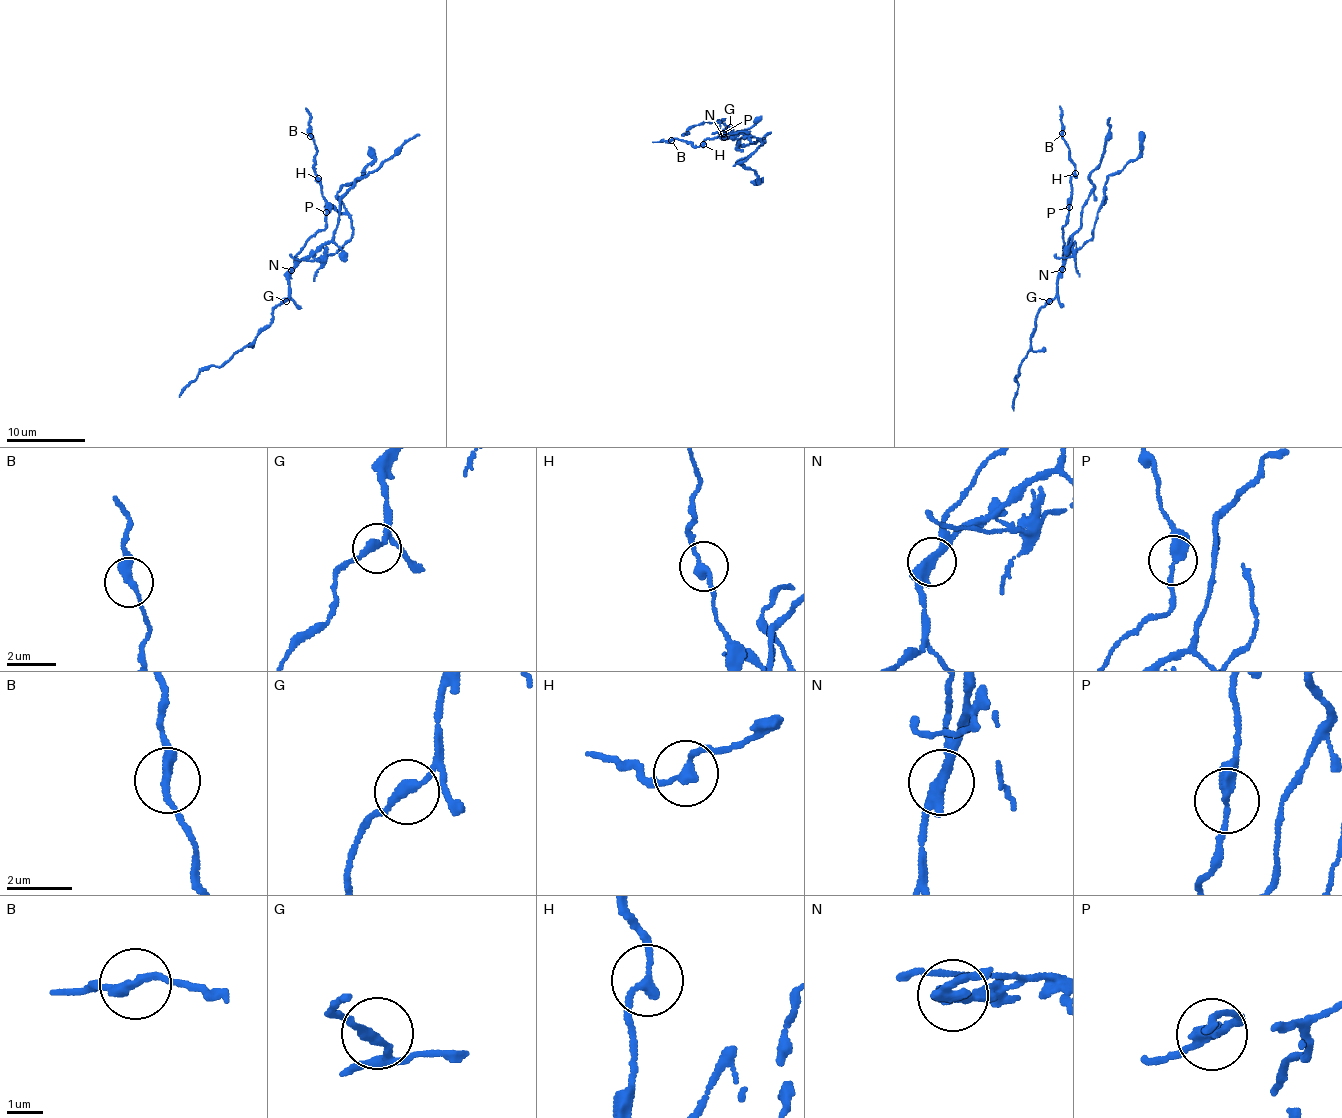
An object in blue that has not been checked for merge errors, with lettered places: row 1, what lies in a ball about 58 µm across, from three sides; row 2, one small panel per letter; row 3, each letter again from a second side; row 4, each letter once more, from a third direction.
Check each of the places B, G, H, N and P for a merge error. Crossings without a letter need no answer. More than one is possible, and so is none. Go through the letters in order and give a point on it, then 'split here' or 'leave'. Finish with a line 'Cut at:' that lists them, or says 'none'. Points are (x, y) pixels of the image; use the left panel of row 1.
B: (310, 136) | leave
G: (286, 301) | leave
H: (318, 178) | leave
N: (291, 270) | split here
P: (326, 212) | leave
Cut at: N

